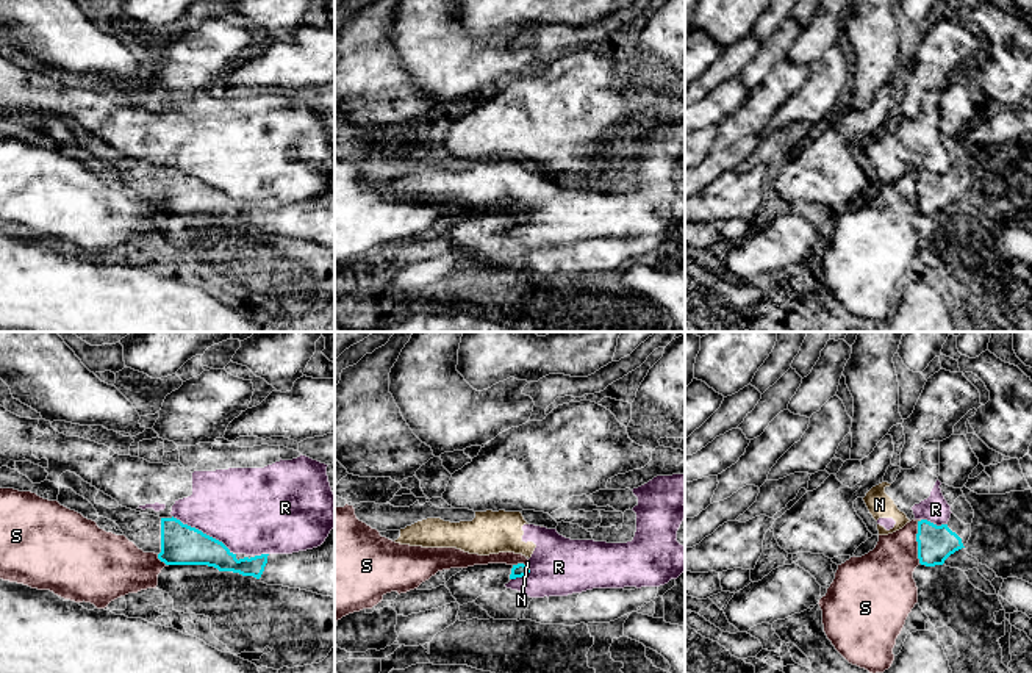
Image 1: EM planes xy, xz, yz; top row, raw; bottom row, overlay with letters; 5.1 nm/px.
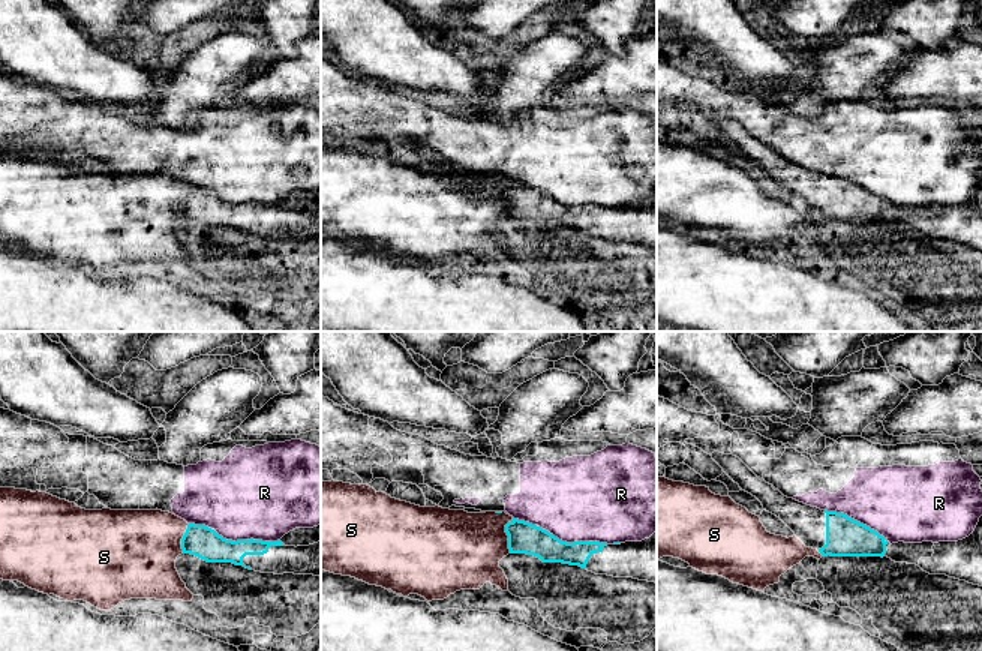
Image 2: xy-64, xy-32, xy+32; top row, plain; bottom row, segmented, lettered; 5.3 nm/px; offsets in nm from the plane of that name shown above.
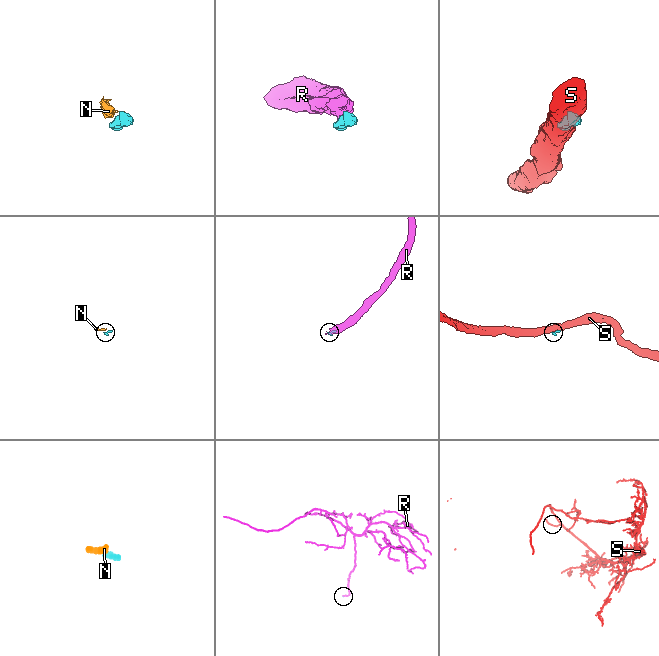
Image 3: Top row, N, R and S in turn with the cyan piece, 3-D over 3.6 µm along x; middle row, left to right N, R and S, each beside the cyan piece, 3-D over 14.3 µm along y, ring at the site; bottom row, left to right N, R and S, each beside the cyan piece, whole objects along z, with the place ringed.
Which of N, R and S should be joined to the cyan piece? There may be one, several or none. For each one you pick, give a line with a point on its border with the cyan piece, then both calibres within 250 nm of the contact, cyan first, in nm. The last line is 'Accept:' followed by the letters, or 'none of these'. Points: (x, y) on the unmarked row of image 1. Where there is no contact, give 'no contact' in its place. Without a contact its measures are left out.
Accept: none of these

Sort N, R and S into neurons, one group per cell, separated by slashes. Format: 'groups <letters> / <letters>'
groups N R / S

